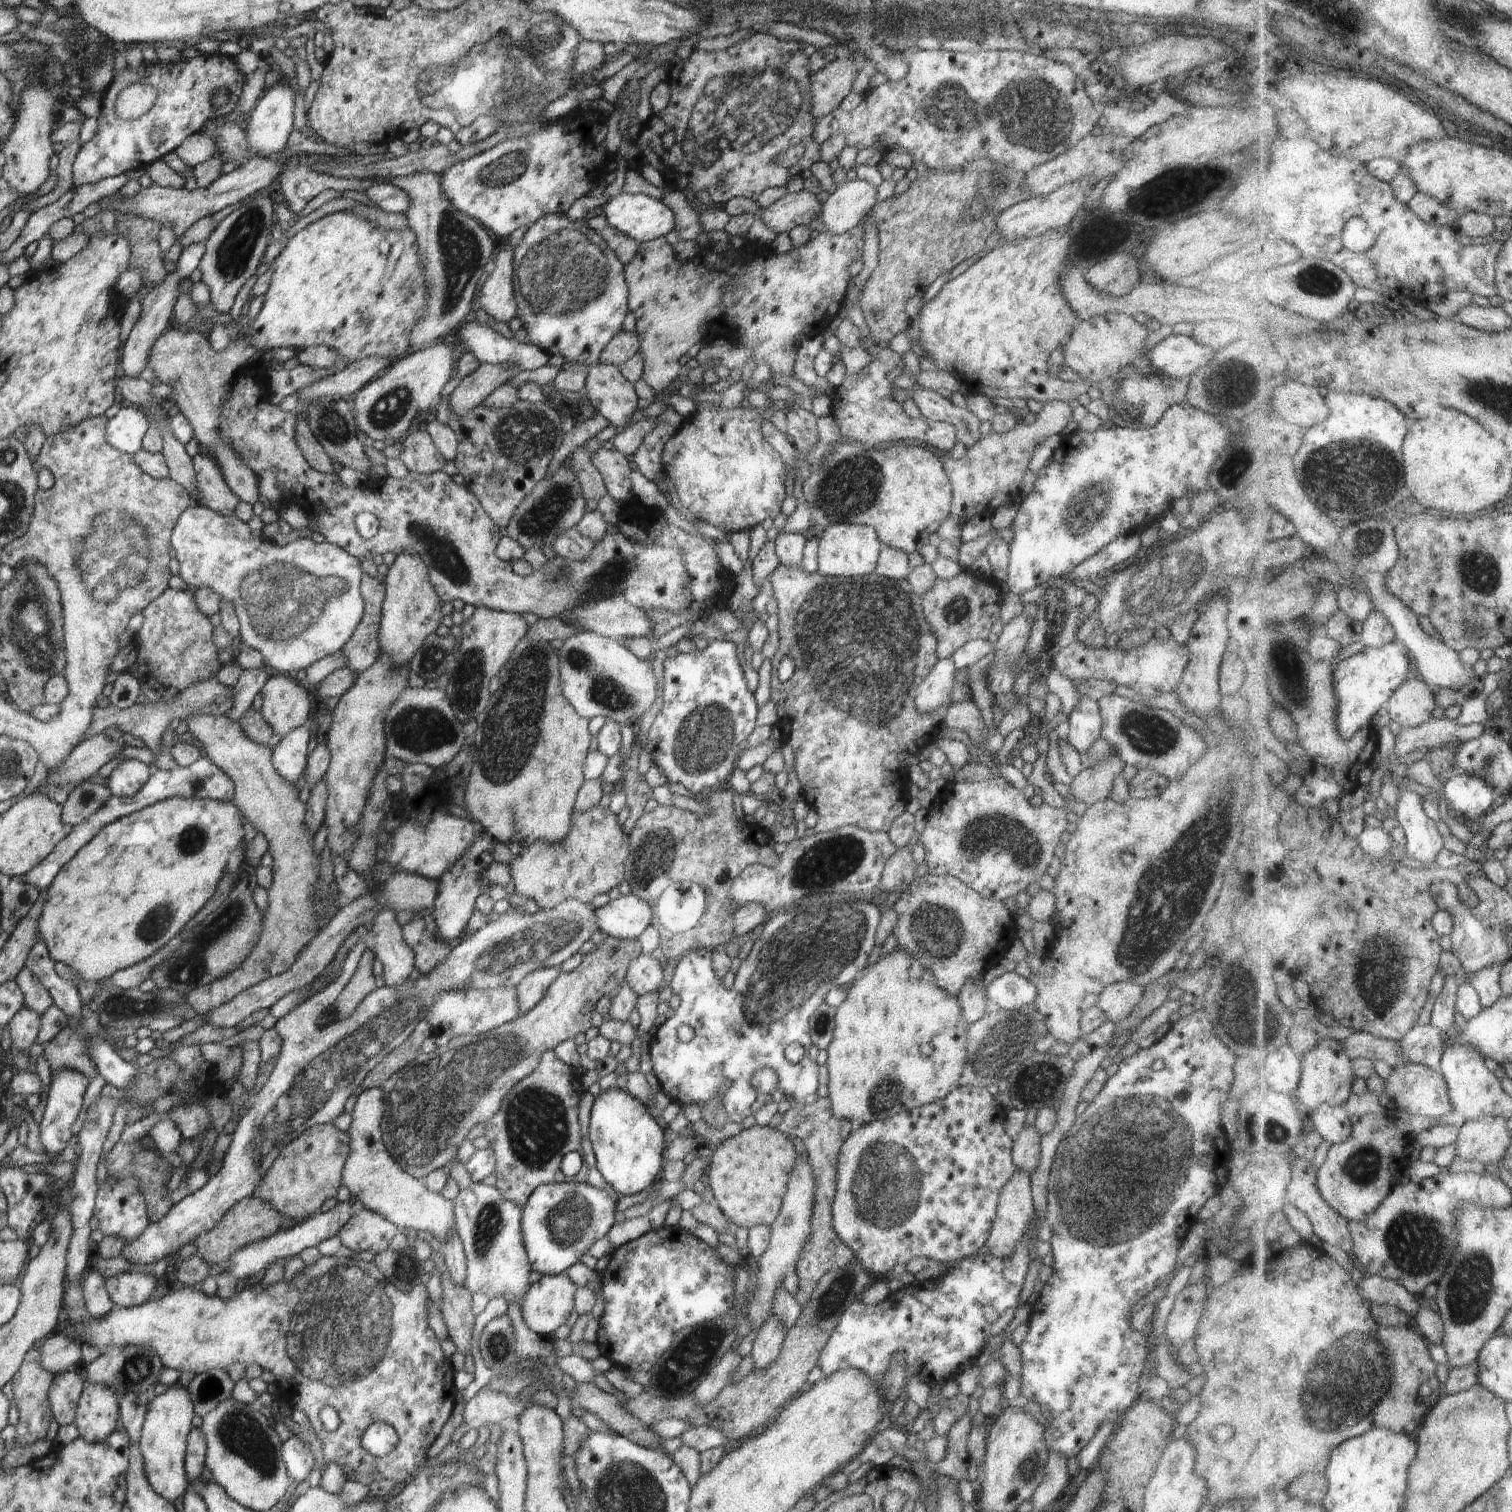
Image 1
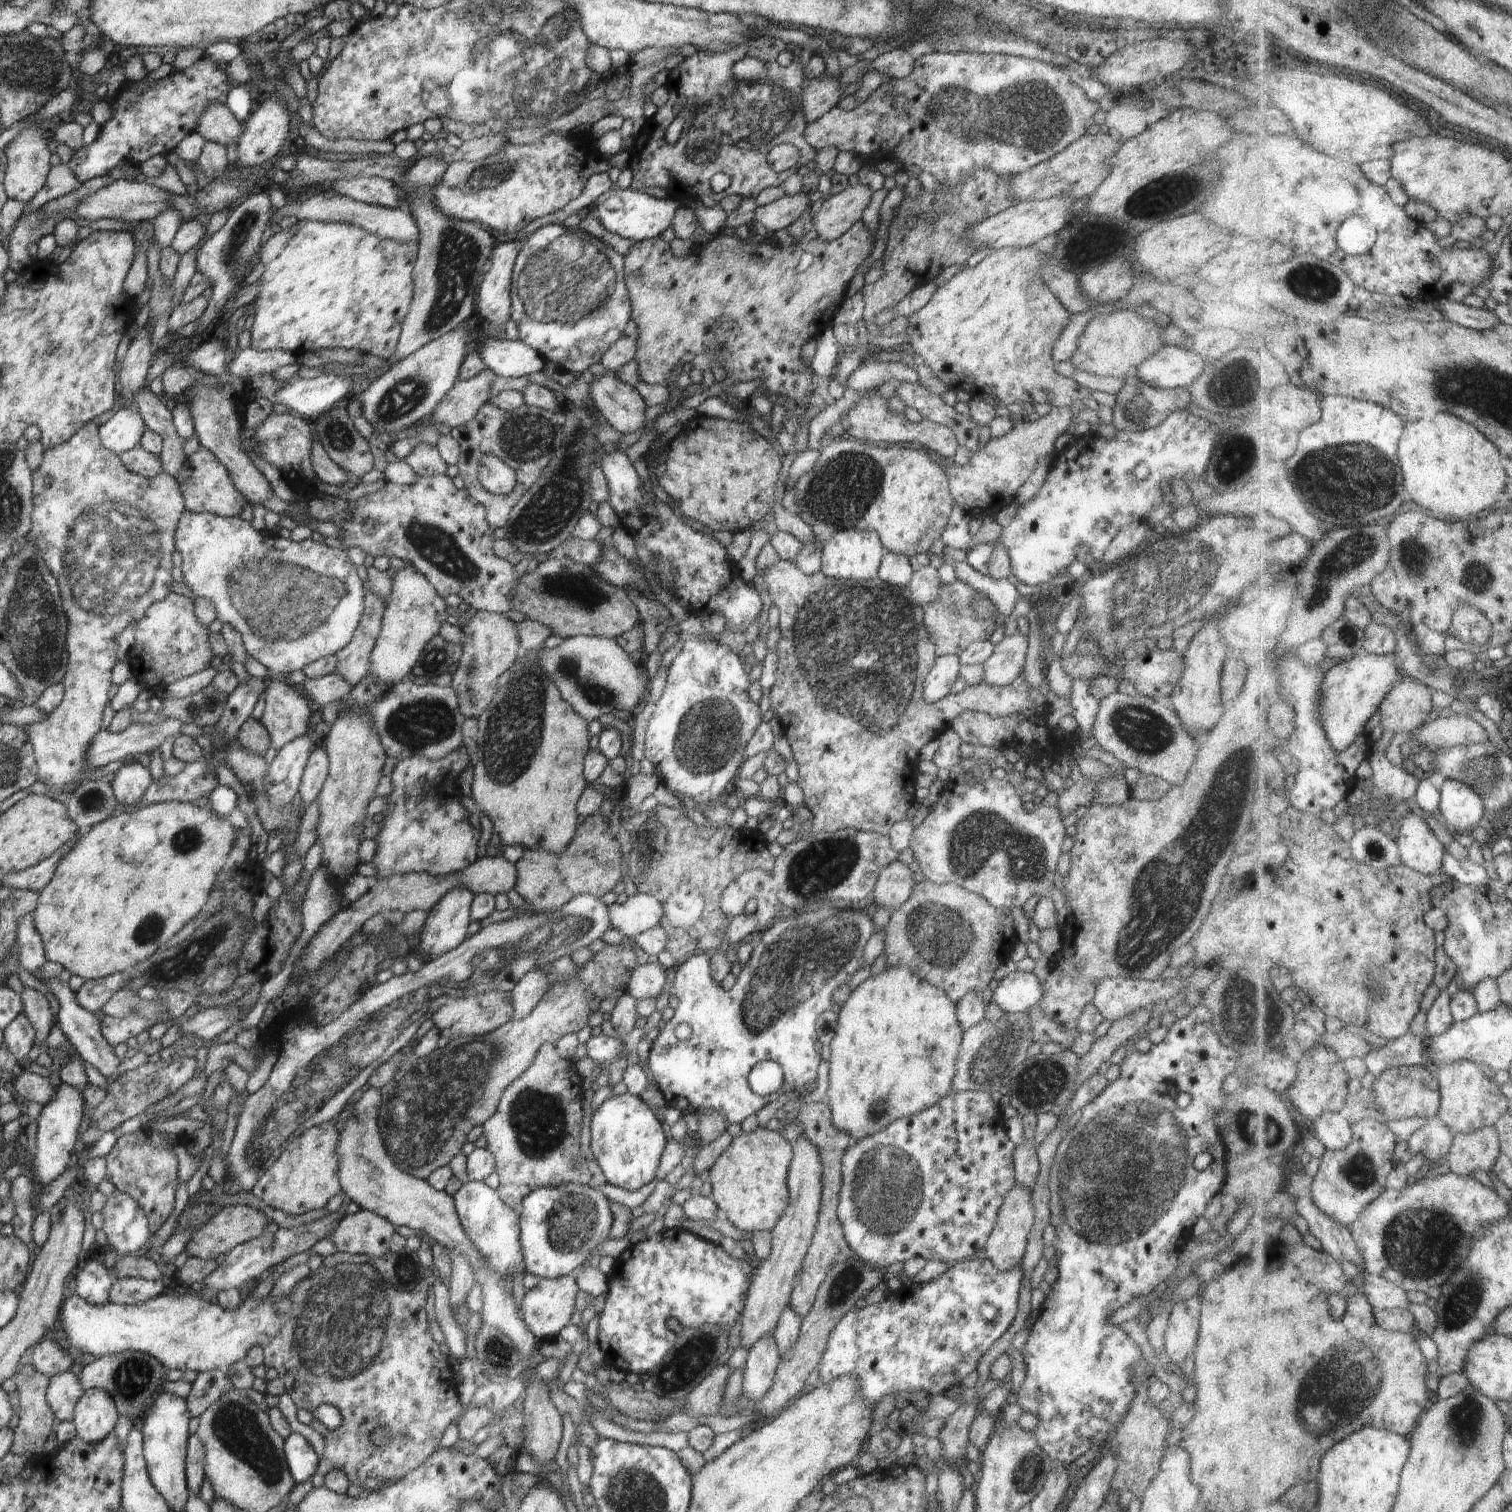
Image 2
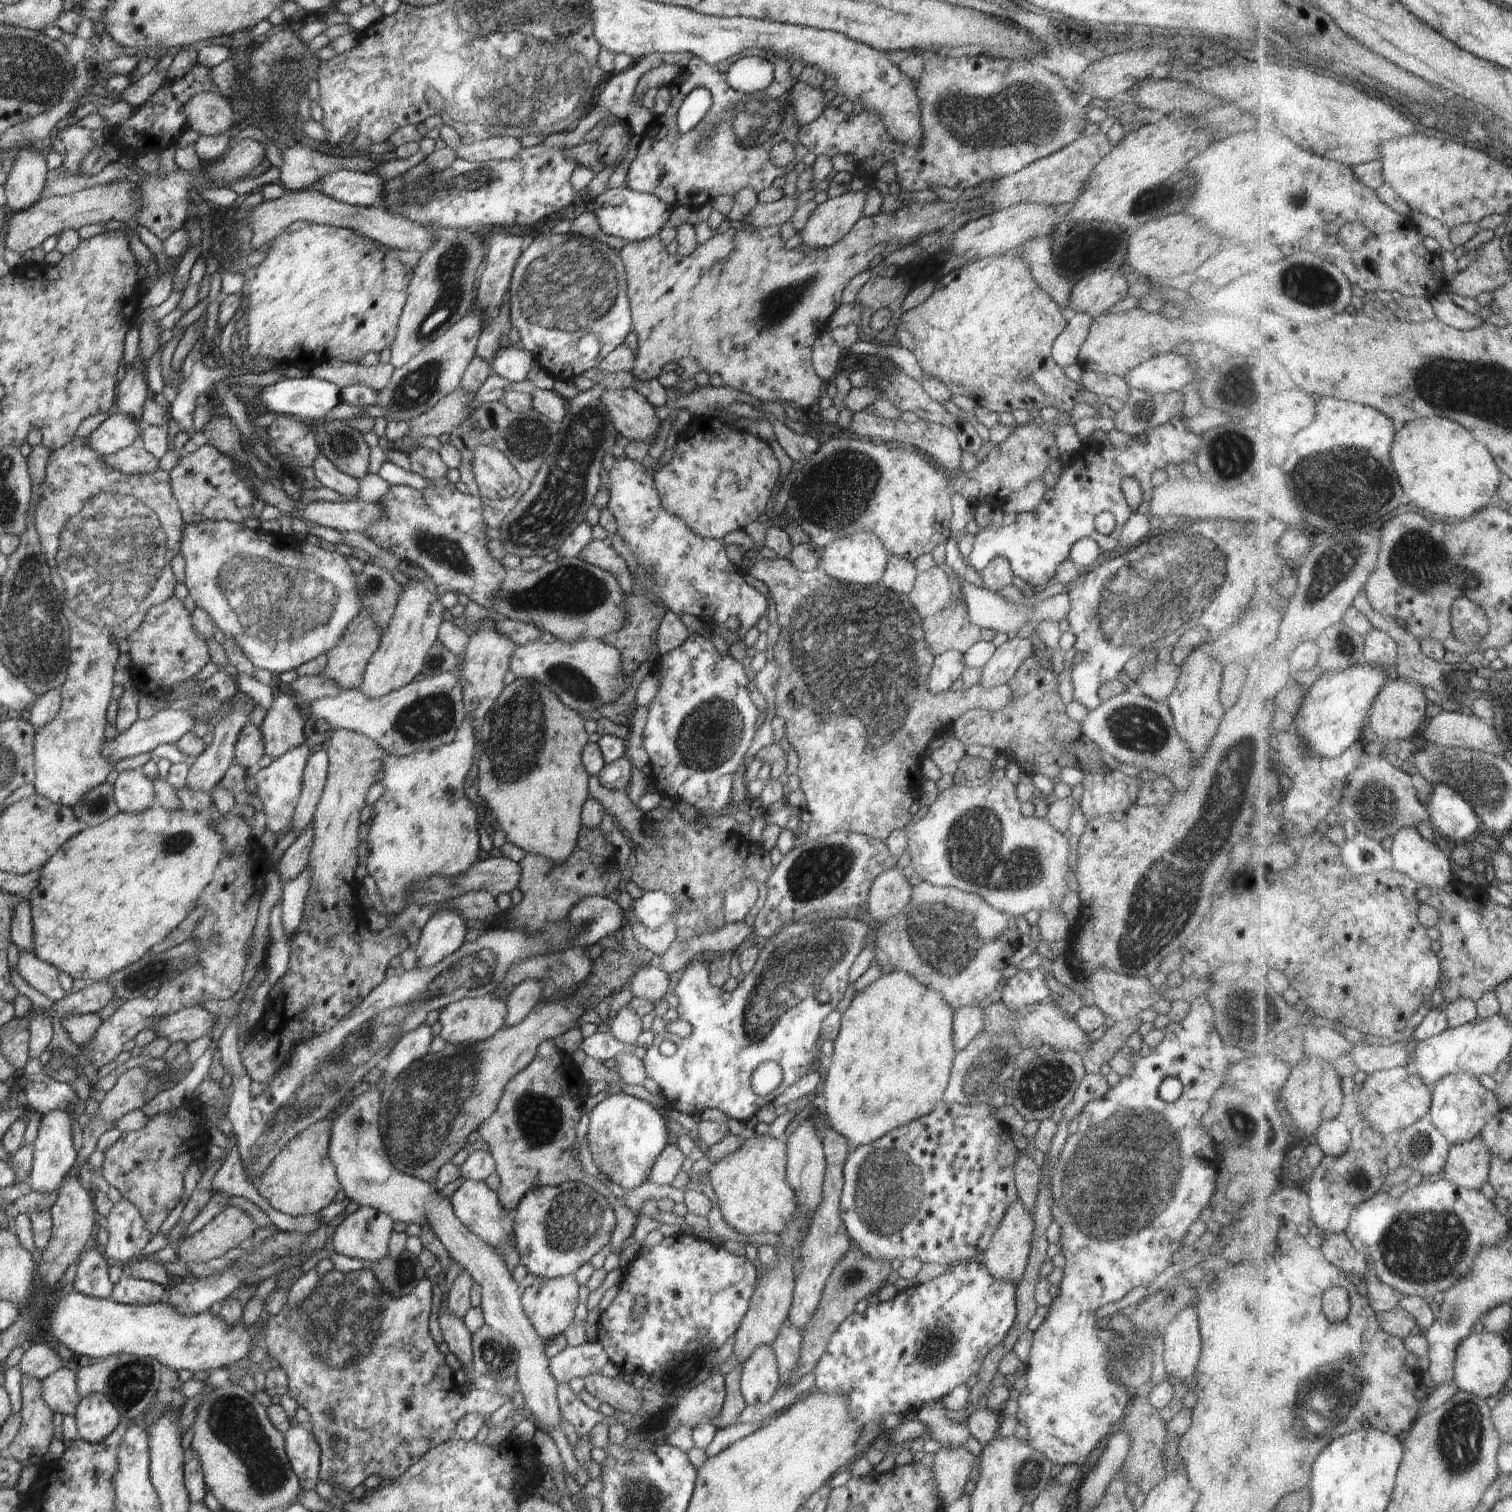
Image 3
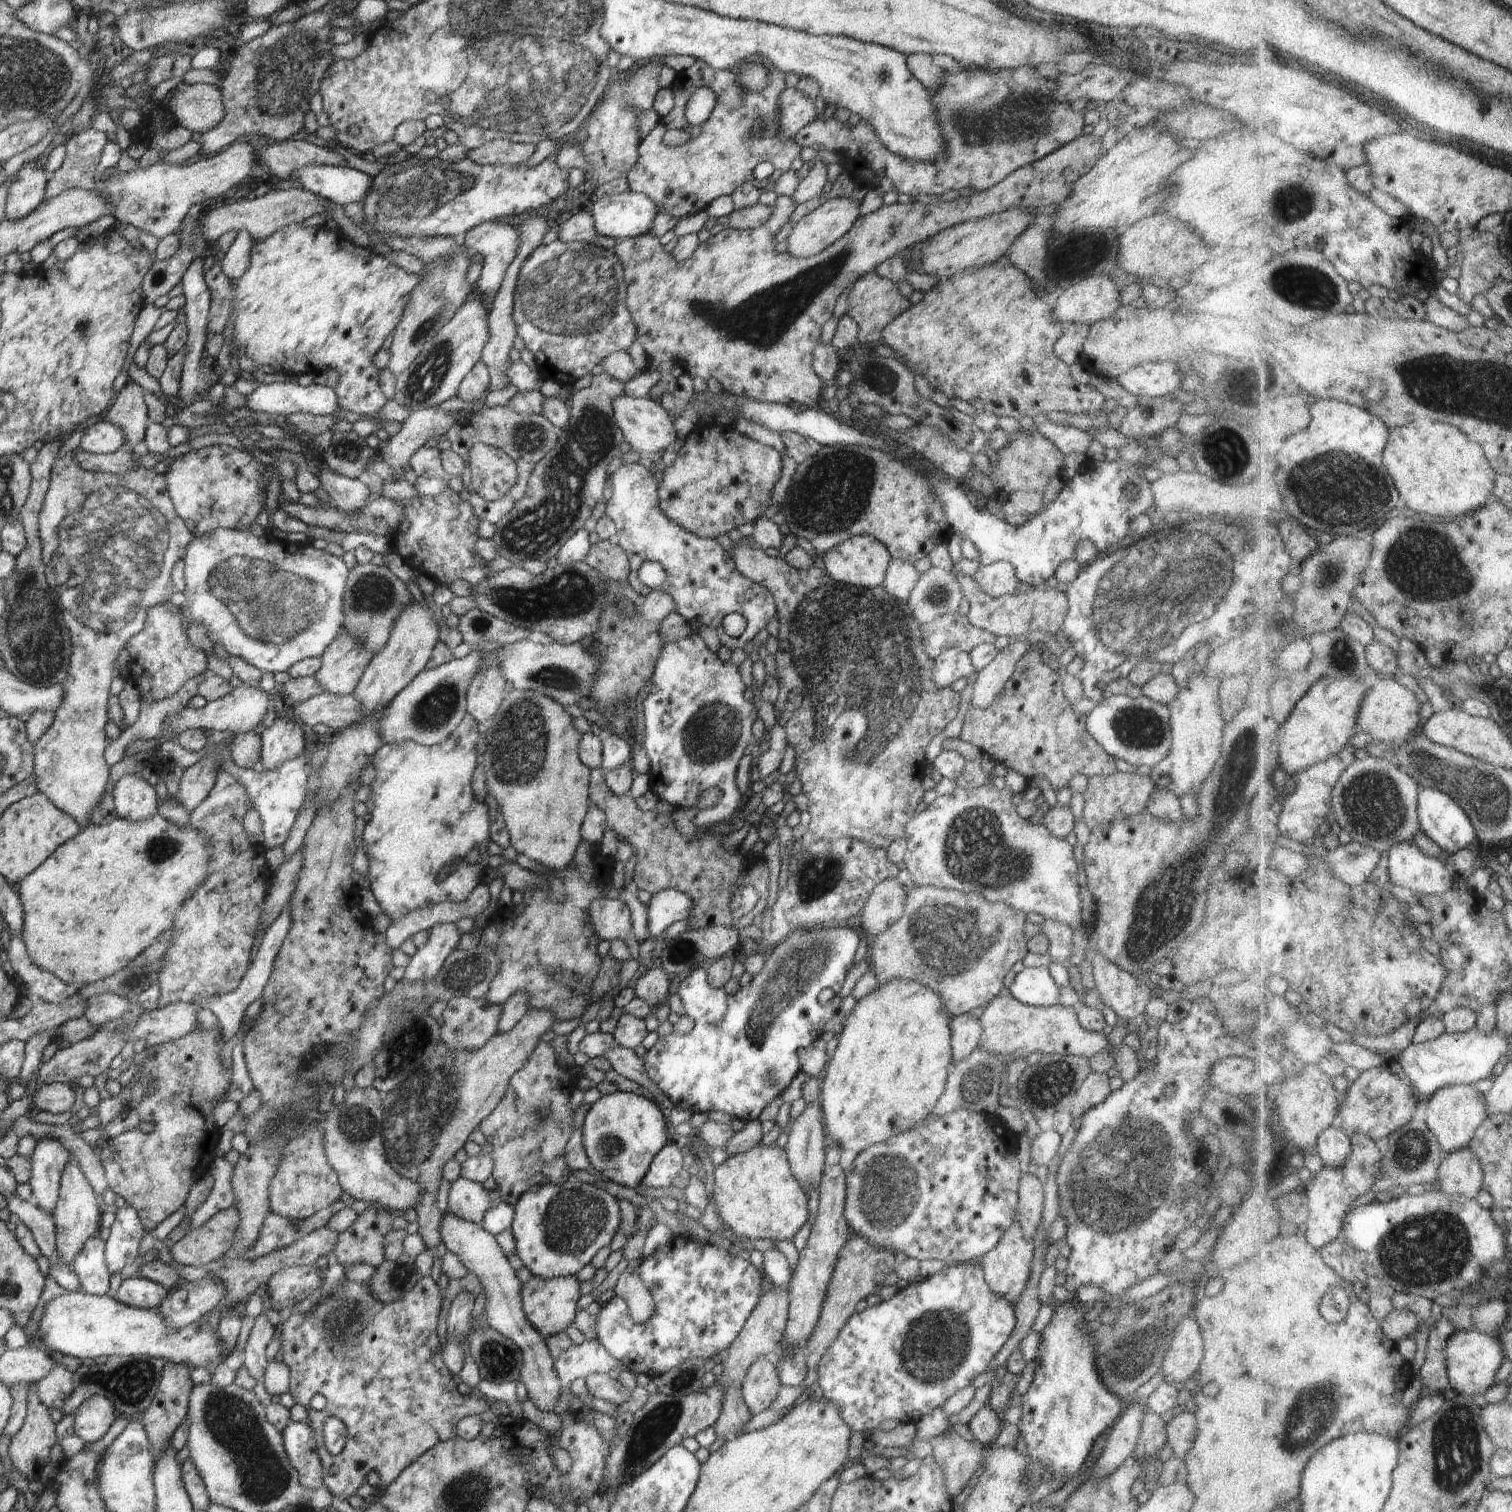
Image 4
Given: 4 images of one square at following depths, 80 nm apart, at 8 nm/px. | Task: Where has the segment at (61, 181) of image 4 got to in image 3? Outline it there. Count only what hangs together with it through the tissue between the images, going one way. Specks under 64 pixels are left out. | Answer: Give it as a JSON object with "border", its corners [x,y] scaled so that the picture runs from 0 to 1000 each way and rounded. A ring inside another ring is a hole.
{"border":[[[50,81],[41,82],[38,91],[41,93],[42,98],[44,98],[44,103],[42,104],[42,108],[44,113],[52,116],[52,108],[57,102],[60,101],[63,95],[61,94],[60,90],[61,86],[57,84],[53,84]]]}

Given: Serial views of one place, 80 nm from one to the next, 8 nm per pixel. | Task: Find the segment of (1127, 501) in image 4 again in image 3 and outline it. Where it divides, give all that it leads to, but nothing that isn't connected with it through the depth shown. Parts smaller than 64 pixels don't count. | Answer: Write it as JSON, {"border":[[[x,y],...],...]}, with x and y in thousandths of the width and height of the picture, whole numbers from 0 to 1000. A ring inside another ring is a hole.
{"border":[[[782,275],[775,276],[772,279],[760,284],[759,286],[749,290],[749,294],[747,296],[737,295],[728,290],[726,290],[727,294],[721,294],[717,293],[716,296],[708,300],[708,304],[702,307],[701,315],[697,323],[692,323],[691,327],[687,335],[685,335],[683,338],[675,339],[672,344],[661,349],[657,349],[655,351],[651,351],[645,354],[646,358],[644,359],[645,367],[640,368],[639,370],[647,378],[651,377],[653,372],[659,368],[667,370],[669,374],[671,381],[679,385],[681,389],[687,391],[690,390],[693,384],[698,381],[698,374],[706,370],[709,360],[713,358],[714,356],[722,356],[725,358],[729,365],[734,365],[735,362],[740,360],[740,354],[742,352],[744,345],[748,343],[750,337],[745,333],[743,326],[741,319],[743,316],[750,316],[753,318],[754,323],[756,324],[756,331],[751,337],[751,339],[761,341],[761,331],[763,327],[763,321],[761,315],[764,311],[771,310],[774,312],[774,309],[778,308],[782,308],[784,306],[790,306],[793,300],[794,293],[794,288],[791,287],[782,278]],[[729,339],[734,339],[737,341],[738,347],[736,351],[733,354],[729,354],[724,349],[724,344]]]}

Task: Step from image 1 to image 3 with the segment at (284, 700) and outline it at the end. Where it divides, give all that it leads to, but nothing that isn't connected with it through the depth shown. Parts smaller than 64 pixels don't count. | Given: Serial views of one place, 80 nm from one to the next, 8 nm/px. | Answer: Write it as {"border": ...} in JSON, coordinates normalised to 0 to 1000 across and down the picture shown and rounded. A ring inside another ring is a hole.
{"border":[[[182,456],[180,466],[172,481],[175,499],[179,500],[180,503],[202,489],[202,476],[198,472],[200,466],[193,458],[185,457]]]}

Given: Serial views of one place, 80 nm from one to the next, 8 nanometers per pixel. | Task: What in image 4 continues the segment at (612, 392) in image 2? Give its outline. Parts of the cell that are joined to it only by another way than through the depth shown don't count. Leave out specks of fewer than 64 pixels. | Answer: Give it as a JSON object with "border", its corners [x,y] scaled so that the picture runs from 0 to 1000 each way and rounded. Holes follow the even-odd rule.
{"border":[[[415,261],[408,262],[404,266],[407,280],[411,284],[417,298],[423,299],[425,302],[429,302],[432,299],[444,298],[444,294],[448,290],[446,280],[442,276],[440,271],[437,266],[429,262],[417,263]]]}

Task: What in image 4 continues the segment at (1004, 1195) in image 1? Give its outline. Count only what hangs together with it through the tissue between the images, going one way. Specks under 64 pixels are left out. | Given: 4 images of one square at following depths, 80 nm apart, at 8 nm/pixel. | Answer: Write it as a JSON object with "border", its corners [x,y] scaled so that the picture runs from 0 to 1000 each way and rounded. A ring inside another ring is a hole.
{"border":[[[672,806],[660,819],[659,824],[649,831],[649,841],[651,842],[653,851],[659,856],[663,856],[671,864],[672,859],[681,847],[682,842],[682,835],[685,824],[683,821],[678,818],[678,815]]]}

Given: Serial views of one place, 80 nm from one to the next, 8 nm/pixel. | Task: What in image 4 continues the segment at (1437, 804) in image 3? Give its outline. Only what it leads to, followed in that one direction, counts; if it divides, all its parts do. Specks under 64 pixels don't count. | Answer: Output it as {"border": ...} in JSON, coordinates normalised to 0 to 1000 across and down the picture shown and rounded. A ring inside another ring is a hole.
{"border":[[[947,521],[942,522],[939,540],[942,551],[960,566],[978,554],[976,544],[959,524]]]}

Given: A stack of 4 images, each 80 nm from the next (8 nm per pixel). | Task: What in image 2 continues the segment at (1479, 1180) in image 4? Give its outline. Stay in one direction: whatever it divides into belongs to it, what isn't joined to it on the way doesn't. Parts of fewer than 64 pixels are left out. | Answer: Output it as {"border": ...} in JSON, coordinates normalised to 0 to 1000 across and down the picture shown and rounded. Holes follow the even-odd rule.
{"border":[[[989,744],[976,747],[974,750],[963,750],[962,757],[957,765],[959,773],[964,778],[975,779],[978,774],[988,774],[992,766],[993,755]]]}

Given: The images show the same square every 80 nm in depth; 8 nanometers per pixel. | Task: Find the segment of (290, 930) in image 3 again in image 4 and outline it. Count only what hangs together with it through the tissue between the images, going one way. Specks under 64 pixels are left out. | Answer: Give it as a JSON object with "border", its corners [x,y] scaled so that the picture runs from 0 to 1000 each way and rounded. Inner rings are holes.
{"border":[[[192,596],[188,599],[184,607],[176,614],[175,618],[173,626],[171,628],[168,636],[165,639],[164,643],[161,645],[161,647],[159,649],[157,653],[151,657],[143,658],[141,659],[132,659],[130,664],[133,667],[138,667],[139,669],[141,669],[144,675],[146,680],[146,687],[148,690],[151,689],[159,680],[161,673],[161,669],[169,660],[171,659],[173,653],[177,651],[177,647],[179,645],[181,642],[181,636],[183,633],[183,630],[187,626],[188,621],[190,620],[190,616],[192,614],[192,598]]]}

